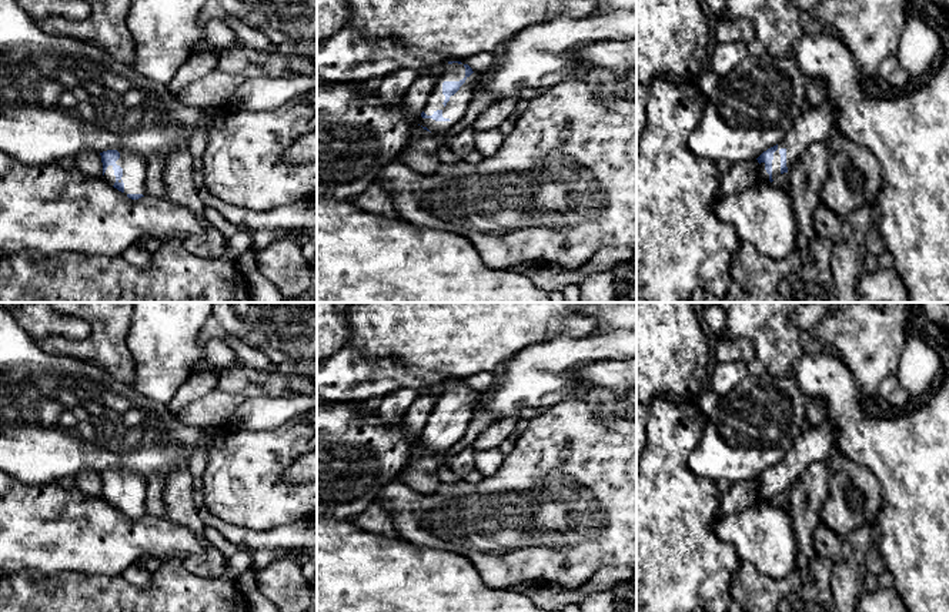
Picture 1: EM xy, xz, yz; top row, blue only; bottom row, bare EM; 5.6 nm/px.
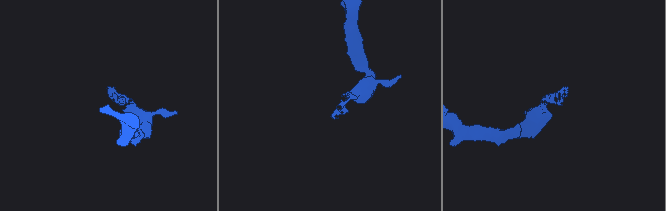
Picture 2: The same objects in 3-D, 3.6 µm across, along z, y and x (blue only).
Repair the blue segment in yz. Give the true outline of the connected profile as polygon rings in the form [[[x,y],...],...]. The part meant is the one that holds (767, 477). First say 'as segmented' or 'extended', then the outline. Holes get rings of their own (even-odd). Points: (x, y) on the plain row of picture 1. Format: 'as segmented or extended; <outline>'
extended; [[[825,419],[818,427],[806,427],[781,462],[763,471],[756,479],[756,501],[773,501],[799,481],[813,462],[828,462],[836,452],[836,435]]]

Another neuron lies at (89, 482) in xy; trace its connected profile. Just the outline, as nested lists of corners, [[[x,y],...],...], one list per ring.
[[[81,471],[74,476],[77,488],[91,496],[103,496],[103,482],[100,472]]]

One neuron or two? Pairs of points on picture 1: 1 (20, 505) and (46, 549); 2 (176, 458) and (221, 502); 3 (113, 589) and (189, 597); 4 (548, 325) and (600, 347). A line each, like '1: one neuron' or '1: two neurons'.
1: one neuron
2: two neurons
3: one neuron
4: two neurons

